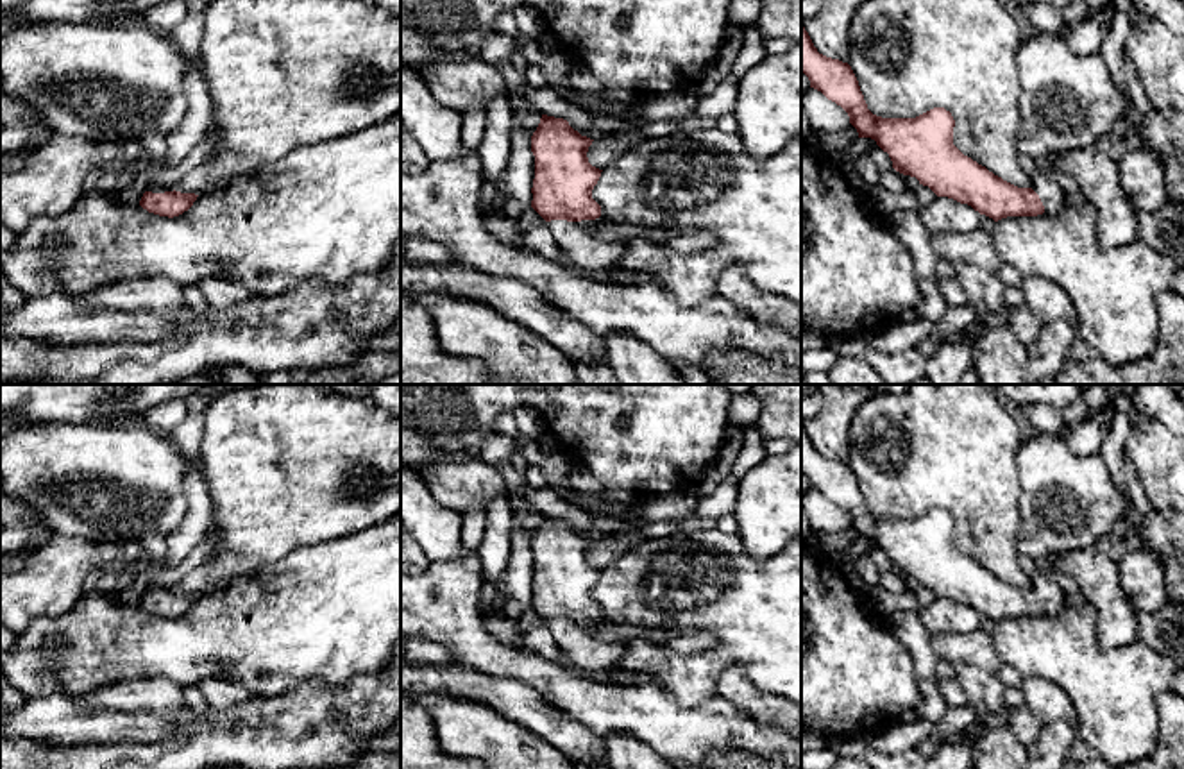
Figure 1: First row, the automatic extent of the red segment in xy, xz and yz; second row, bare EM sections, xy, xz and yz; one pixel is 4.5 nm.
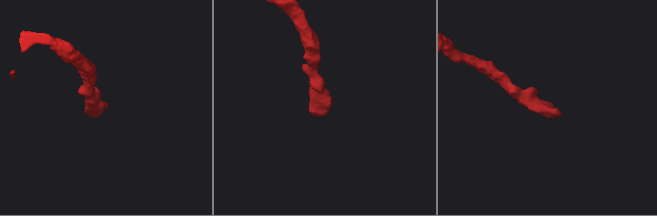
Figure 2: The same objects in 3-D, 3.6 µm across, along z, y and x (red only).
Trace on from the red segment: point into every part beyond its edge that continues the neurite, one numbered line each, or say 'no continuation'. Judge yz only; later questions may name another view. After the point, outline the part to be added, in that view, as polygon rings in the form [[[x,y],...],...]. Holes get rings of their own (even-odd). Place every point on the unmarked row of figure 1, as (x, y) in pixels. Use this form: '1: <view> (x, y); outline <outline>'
1: yz (1054, 598); outline [[[1039,570],[1032,574],[1032,590],[1039,596],[1044,613],[1055,615],[1068,608],[1066,592]]]

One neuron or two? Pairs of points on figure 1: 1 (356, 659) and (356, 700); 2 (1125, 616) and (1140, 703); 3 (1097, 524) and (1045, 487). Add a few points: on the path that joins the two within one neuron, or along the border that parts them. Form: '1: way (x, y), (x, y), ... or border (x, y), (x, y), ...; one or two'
1: border (381, 669), (355, 675), (340, 684), (313, 676); two
2: border (1095, 619), (1095, 641), (1104, 650), (1134, 642); two
3: way (1091, 508), (1070, 487), (1061, 487); one

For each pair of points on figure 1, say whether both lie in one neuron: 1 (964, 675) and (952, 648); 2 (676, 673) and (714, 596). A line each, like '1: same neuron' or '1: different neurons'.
1: different neurons
2: same neuron

